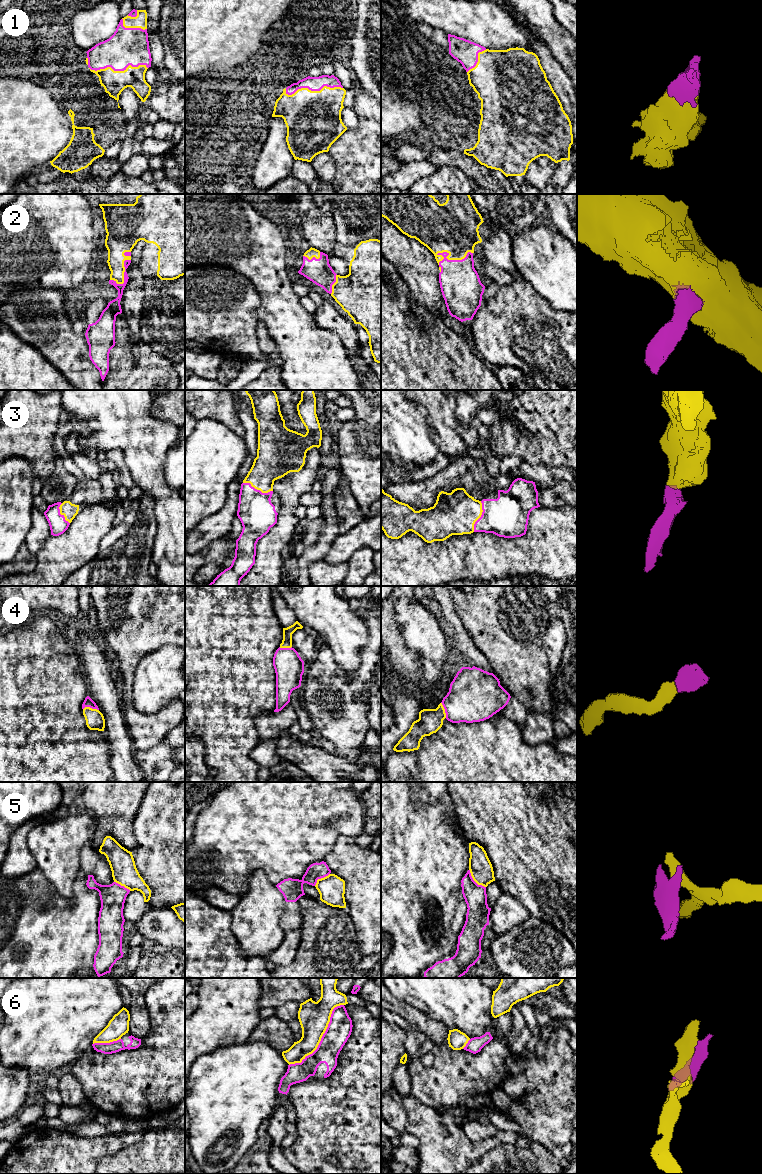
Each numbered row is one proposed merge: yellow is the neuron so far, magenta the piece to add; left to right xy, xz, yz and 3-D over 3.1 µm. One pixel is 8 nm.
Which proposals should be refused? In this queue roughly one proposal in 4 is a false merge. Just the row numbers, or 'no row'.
5, 6

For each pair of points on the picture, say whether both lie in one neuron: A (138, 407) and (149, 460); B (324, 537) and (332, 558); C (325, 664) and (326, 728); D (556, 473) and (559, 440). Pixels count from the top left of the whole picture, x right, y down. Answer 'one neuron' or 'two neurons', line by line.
A: one neuron
B: two neurons
C: one neuron
D: two neurons

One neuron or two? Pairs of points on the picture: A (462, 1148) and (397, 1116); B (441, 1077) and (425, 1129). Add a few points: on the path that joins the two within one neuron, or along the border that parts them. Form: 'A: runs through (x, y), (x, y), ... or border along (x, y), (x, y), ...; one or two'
A: border along (400, 1098), (407, 1115), (405, 1130); two
B: border along (412, 1095), (424, 1104), (436, 1109); two

